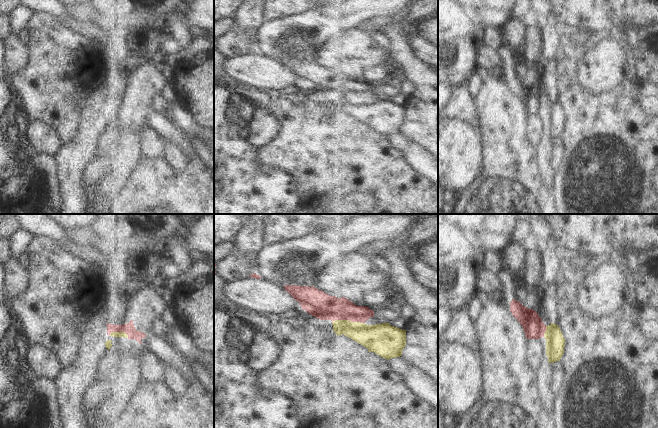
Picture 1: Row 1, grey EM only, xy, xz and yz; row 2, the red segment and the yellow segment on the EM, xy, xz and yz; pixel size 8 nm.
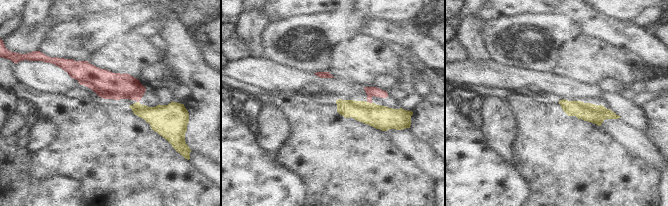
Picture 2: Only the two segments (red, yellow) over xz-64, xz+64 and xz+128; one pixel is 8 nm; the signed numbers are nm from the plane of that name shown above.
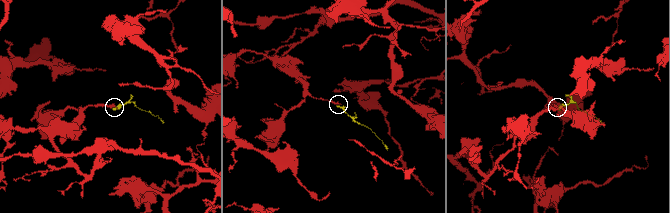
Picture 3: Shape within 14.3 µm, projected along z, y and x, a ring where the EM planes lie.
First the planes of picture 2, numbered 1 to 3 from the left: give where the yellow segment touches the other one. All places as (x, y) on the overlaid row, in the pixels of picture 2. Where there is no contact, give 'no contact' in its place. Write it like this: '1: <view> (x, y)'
1: no contact
2: xz+64 (369, 102)
3: no contact

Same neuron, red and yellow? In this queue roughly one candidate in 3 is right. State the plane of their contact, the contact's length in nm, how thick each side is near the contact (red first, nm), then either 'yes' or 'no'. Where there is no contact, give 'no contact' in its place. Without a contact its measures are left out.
contact in xz; length 240 nm; calibres 200 and 200 nm; no

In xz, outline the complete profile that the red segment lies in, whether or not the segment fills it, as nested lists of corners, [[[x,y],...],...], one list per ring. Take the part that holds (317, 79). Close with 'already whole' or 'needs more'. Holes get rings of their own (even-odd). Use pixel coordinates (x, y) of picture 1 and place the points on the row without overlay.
[[[285,61],[284,65],[300,79],[301,84],[320,96],[366,98],[374,87],[357,82],[345,73],[337,74],[311,62]]] | already whole

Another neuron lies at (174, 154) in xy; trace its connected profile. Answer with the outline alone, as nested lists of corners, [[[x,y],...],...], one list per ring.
[[[162,137],[164,143],[164,158],[178,171],[183,172],[187,166],[185,154],[176,142]]]

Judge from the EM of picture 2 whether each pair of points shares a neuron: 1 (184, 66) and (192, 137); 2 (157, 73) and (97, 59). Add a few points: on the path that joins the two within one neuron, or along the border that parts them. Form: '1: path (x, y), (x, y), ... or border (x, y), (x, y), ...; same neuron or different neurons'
1: path (202, 81), (206, 85), (206, 119); same neuron
2: border (162, 63), (147, 66), (143, 71), (142, 77); different neurons

